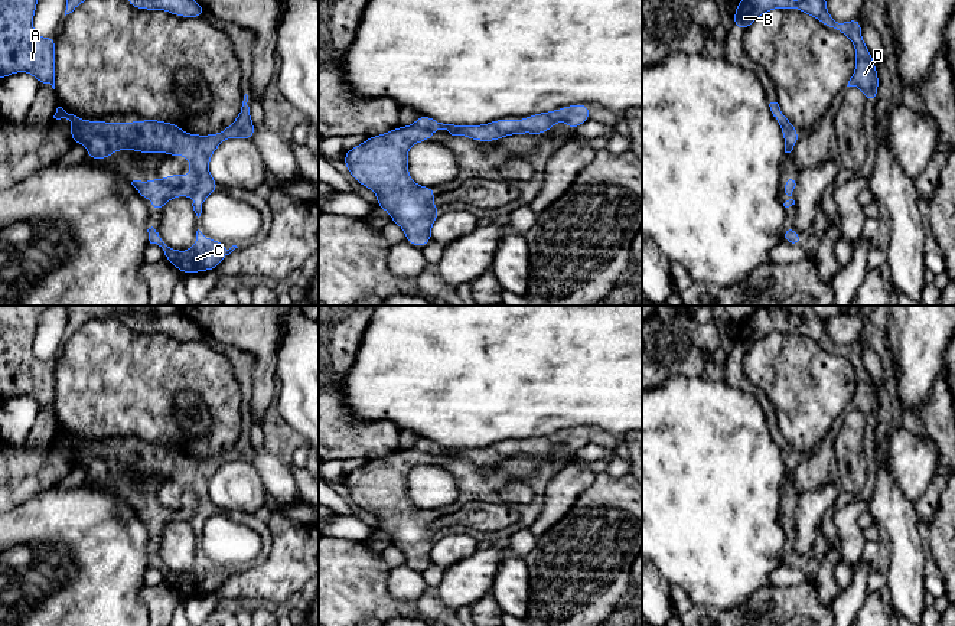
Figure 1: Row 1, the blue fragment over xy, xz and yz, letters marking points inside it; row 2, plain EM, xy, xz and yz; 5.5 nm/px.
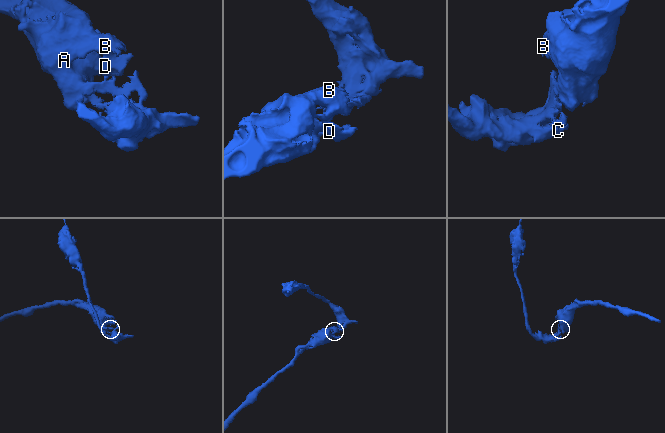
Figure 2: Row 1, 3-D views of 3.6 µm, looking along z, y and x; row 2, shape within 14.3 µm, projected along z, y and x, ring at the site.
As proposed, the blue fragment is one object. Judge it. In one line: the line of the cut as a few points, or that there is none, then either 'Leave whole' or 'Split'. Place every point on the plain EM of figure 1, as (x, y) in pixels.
No split. Leave whole

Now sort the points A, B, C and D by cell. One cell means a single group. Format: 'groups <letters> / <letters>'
groups A B C D

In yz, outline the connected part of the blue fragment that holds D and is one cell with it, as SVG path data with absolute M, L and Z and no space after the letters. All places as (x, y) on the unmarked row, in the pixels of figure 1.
M759 306L746 320L737 325L737 333L733 338L733 351L747 353L747 351L760 339L772 332L791 333L798 332L805 338L818 342L824 349L844 356L855 371L855 394L847 410L857 410L866 417L866 426L876 426L879 413L879 398L874 384L861 359L861 342L853 342L845 346L835 345L827 333L827 319L818 316L812 309L801 312L804 320L793 326L789 322L788 309L779 306Z

